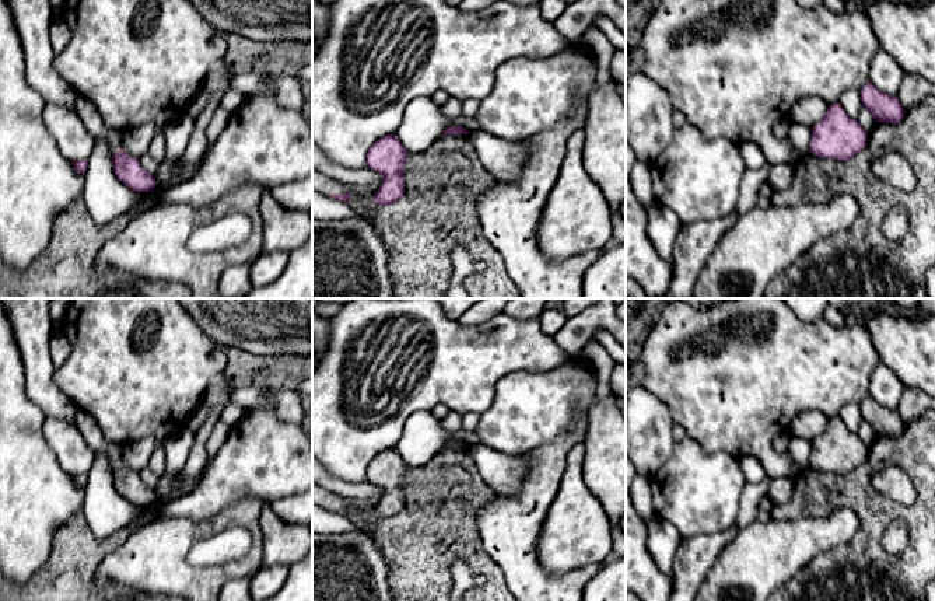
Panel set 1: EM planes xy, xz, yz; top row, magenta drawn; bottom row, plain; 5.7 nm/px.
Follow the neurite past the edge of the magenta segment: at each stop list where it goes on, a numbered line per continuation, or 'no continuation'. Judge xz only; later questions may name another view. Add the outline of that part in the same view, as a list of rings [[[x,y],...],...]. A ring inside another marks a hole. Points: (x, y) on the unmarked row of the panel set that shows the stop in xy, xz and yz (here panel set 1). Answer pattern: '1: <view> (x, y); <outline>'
1: xz (322, 498); [[[312,483],[312,504],[321,507],[323,511],[329,511],[332,509],[343,509],[346,506],[346,499],[332,490]]]

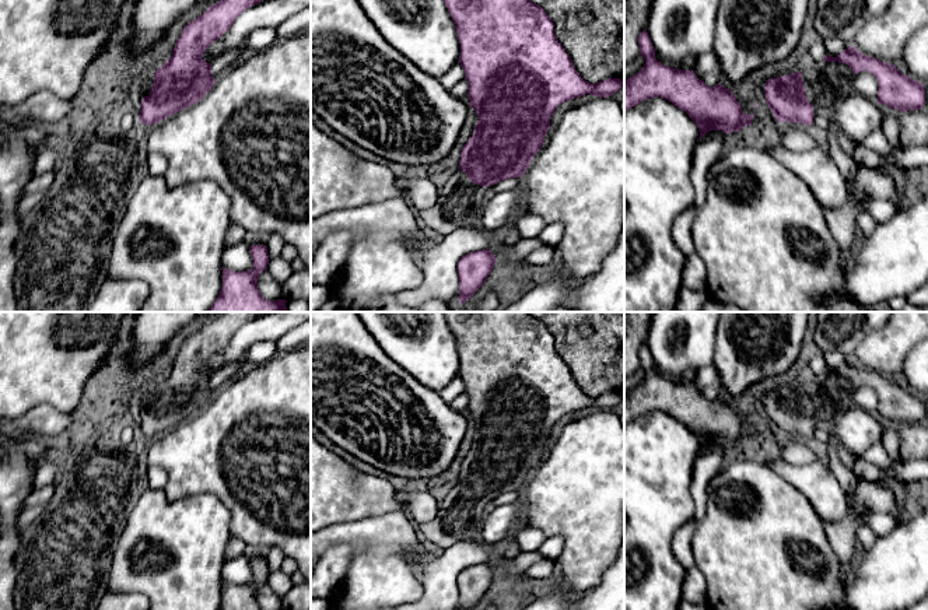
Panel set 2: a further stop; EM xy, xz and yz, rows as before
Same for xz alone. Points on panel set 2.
1: xz (459, 518); [[[458,483],[438,504],[435,519],[419,527],[430,541],[444,550],[458,541],[473,541],[486,519],[484,505],[486,499],[474,498]]]

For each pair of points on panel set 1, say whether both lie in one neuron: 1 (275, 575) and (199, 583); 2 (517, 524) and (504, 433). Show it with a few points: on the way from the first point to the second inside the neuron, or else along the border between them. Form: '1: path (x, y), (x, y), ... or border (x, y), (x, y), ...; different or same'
1: border (259, 566), (254, 573); different
2: border (543, 444), (515, 456); different

